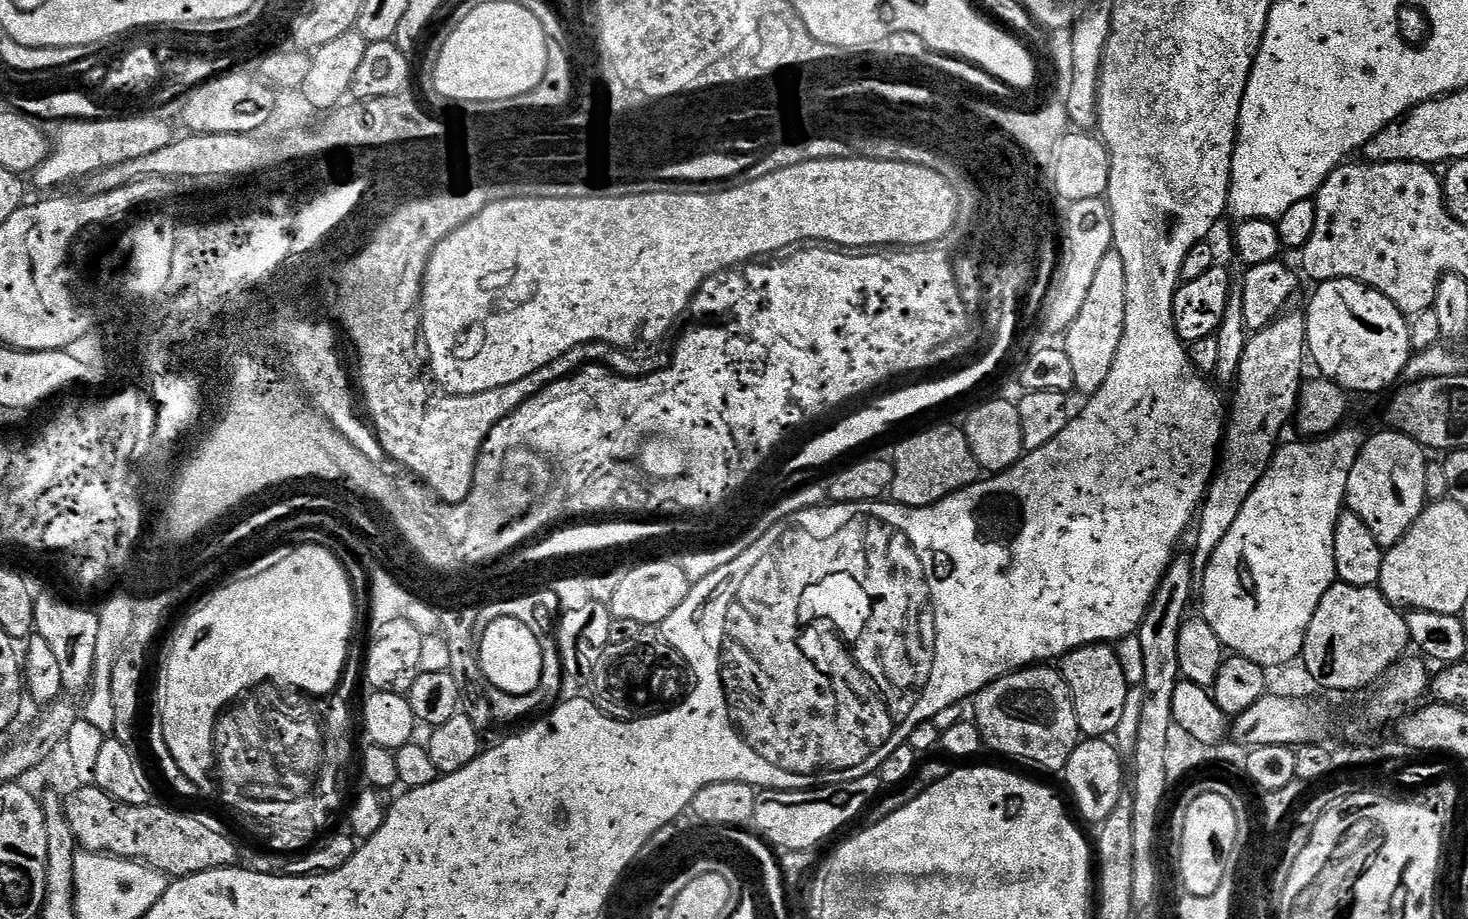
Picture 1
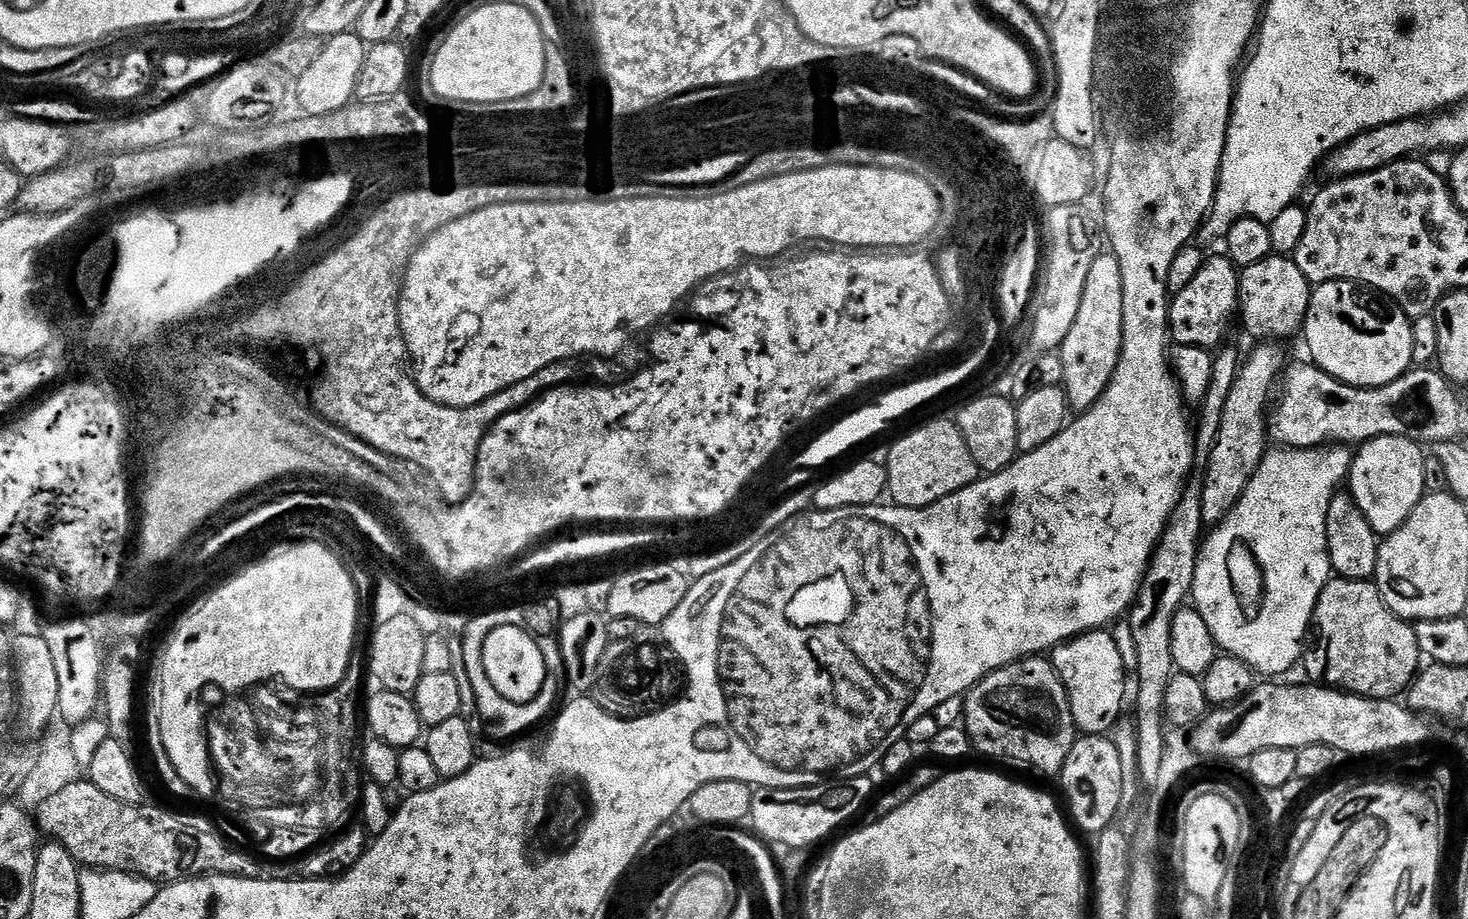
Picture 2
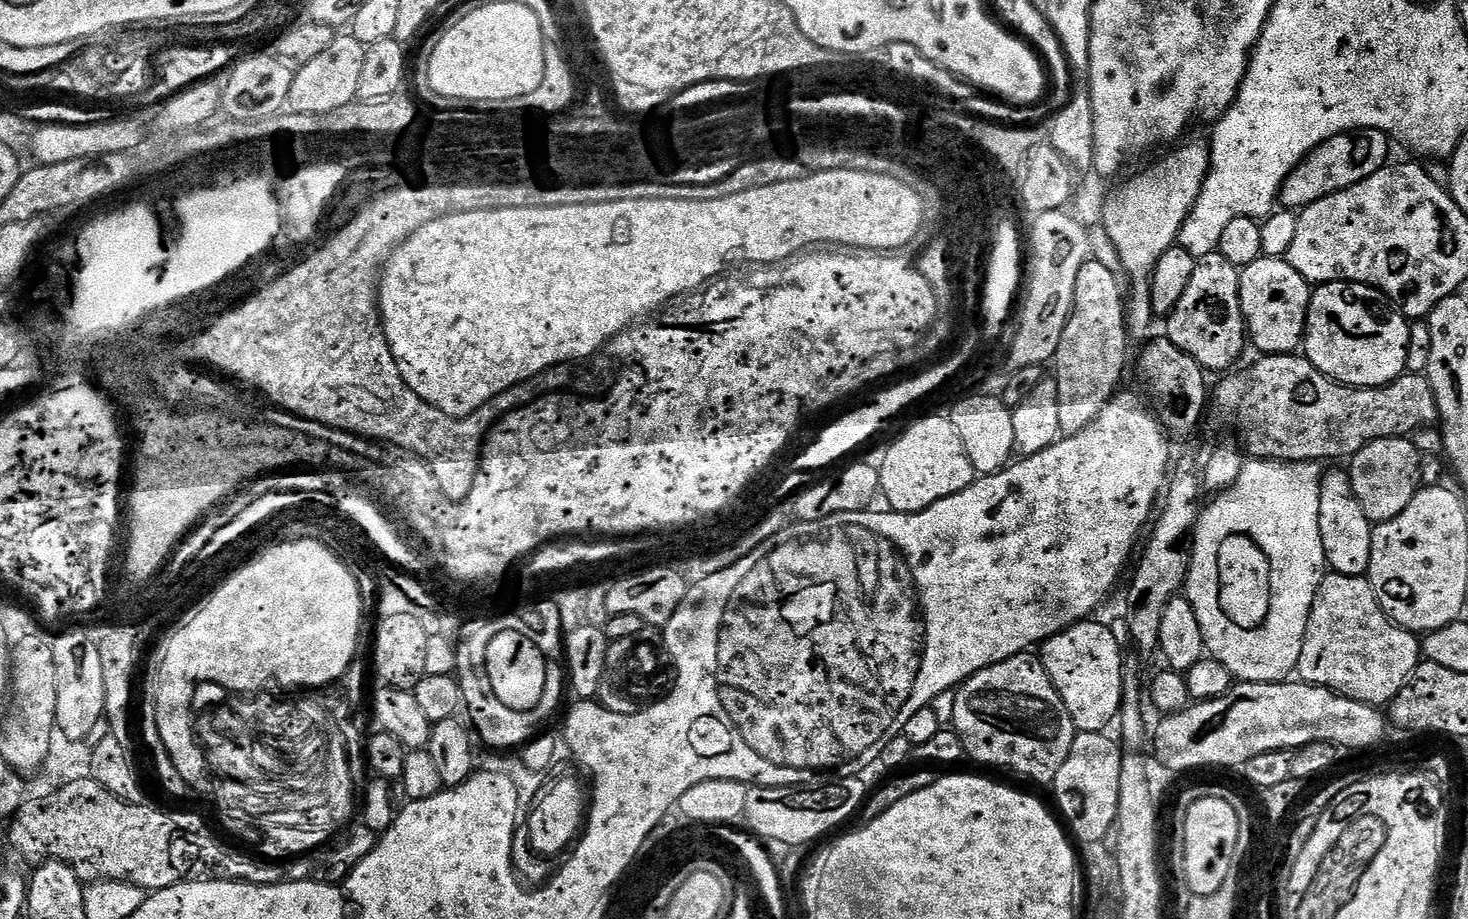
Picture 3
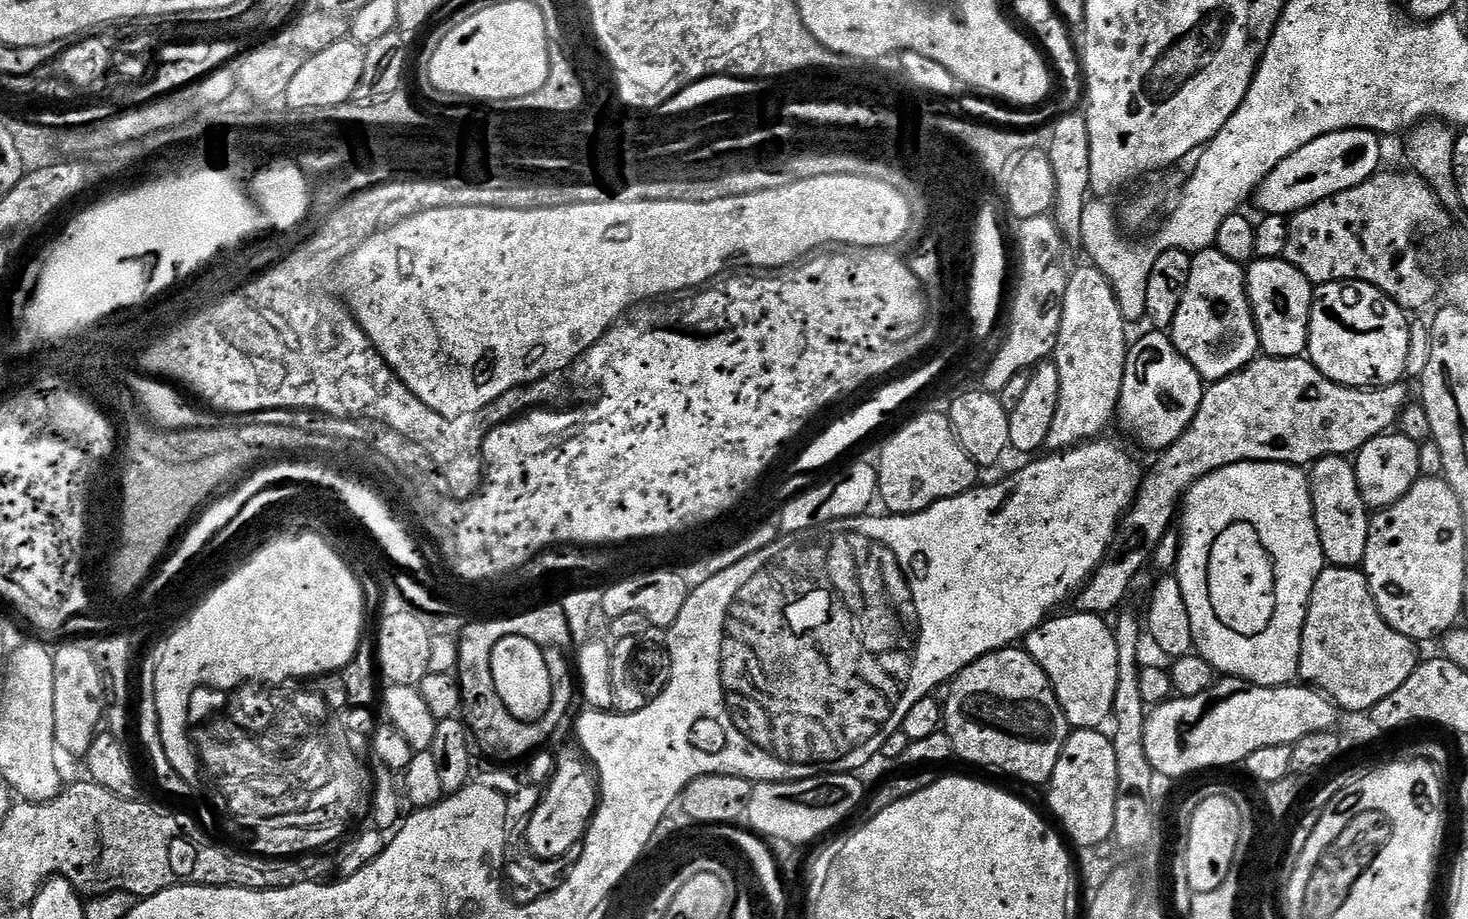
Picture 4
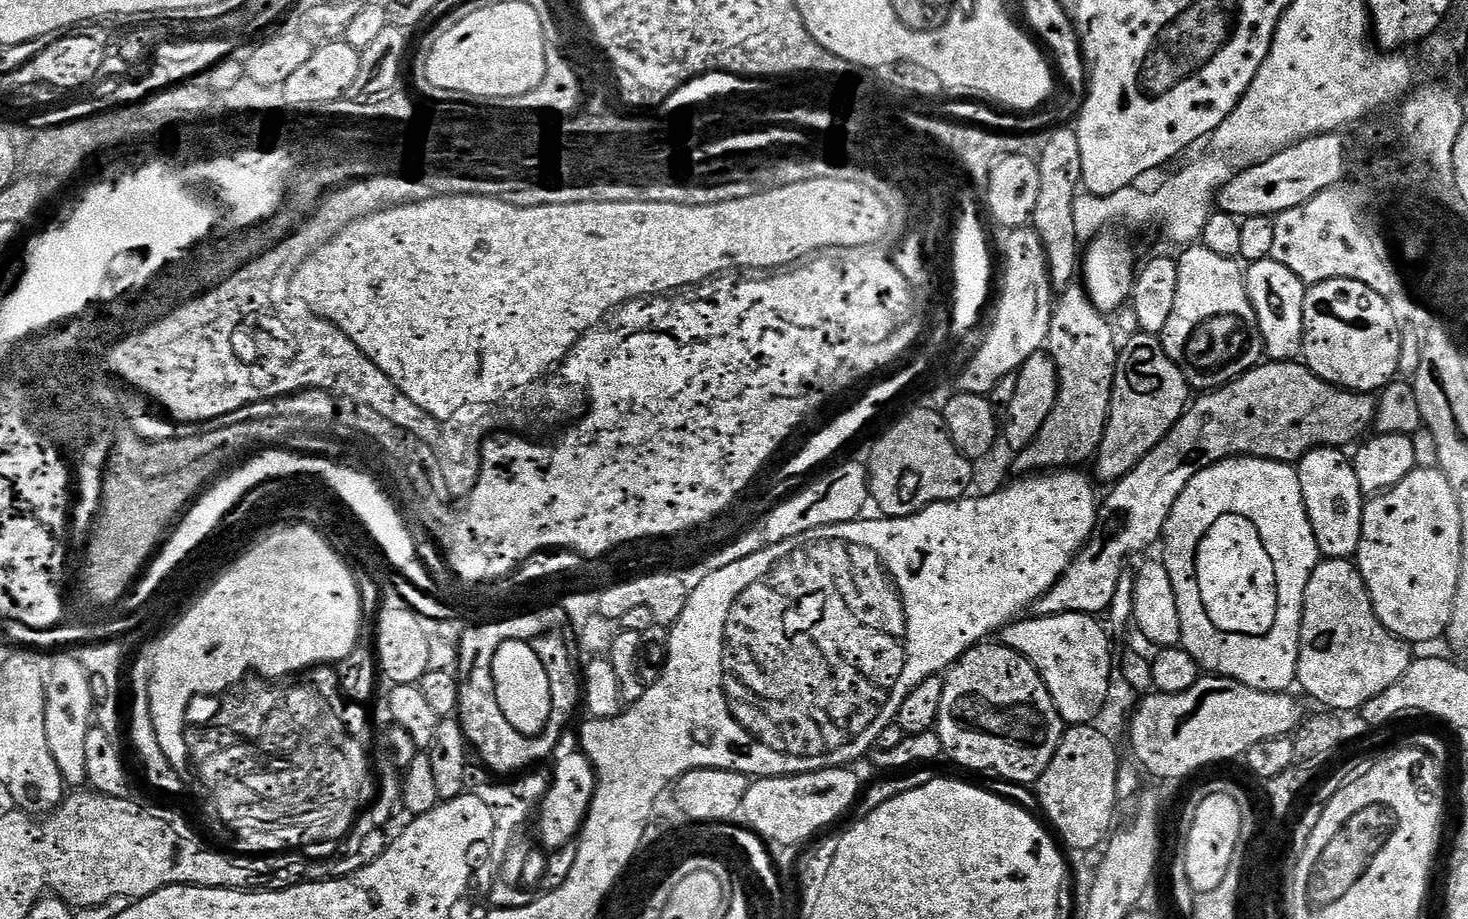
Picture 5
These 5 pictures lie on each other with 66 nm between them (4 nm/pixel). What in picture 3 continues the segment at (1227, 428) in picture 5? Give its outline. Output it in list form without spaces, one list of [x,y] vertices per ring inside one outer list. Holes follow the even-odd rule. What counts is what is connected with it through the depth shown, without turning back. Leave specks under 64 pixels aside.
[[[1267,354],[1259,357],[1253,368],[1248,368],[1245,372],[1233,371],[1231,374],[1225,375],[1220,385],[1215,385],[1214,391],[1210,396],[1210,404],[1216,412],[1224,420],[1236,420],[1236,424],[1240,427],[1240,436],[1242,448],[1249,457],[1258,460],[1314,460],[1317,462],[1325,462],[1324,460],[1332,460],[1328,462],[1340,462],[1340,459],[1351,458],[1356,455],[1358,450],[1362,450],[1362,446],[1366,446],[1372,440],[1381,440],[1387,436],[1407,437],[1409,434],[1416,432],[1420,428],[1427,428],[1435,425],[1438,420],[1436,411],[1436,399],[1434,398],[1434,390],[1430,390],[1430,382],[1427,375],[1424,374],[1405,374],[1400,376],[1392,384],[1383,384],[1381,388],[1349,388],[1343,384],[1339,384],[1336,380],[1323,376],[1322,373],[1314,367],[1303,355],[1289,354],[1286,356],[1269,356]]]

